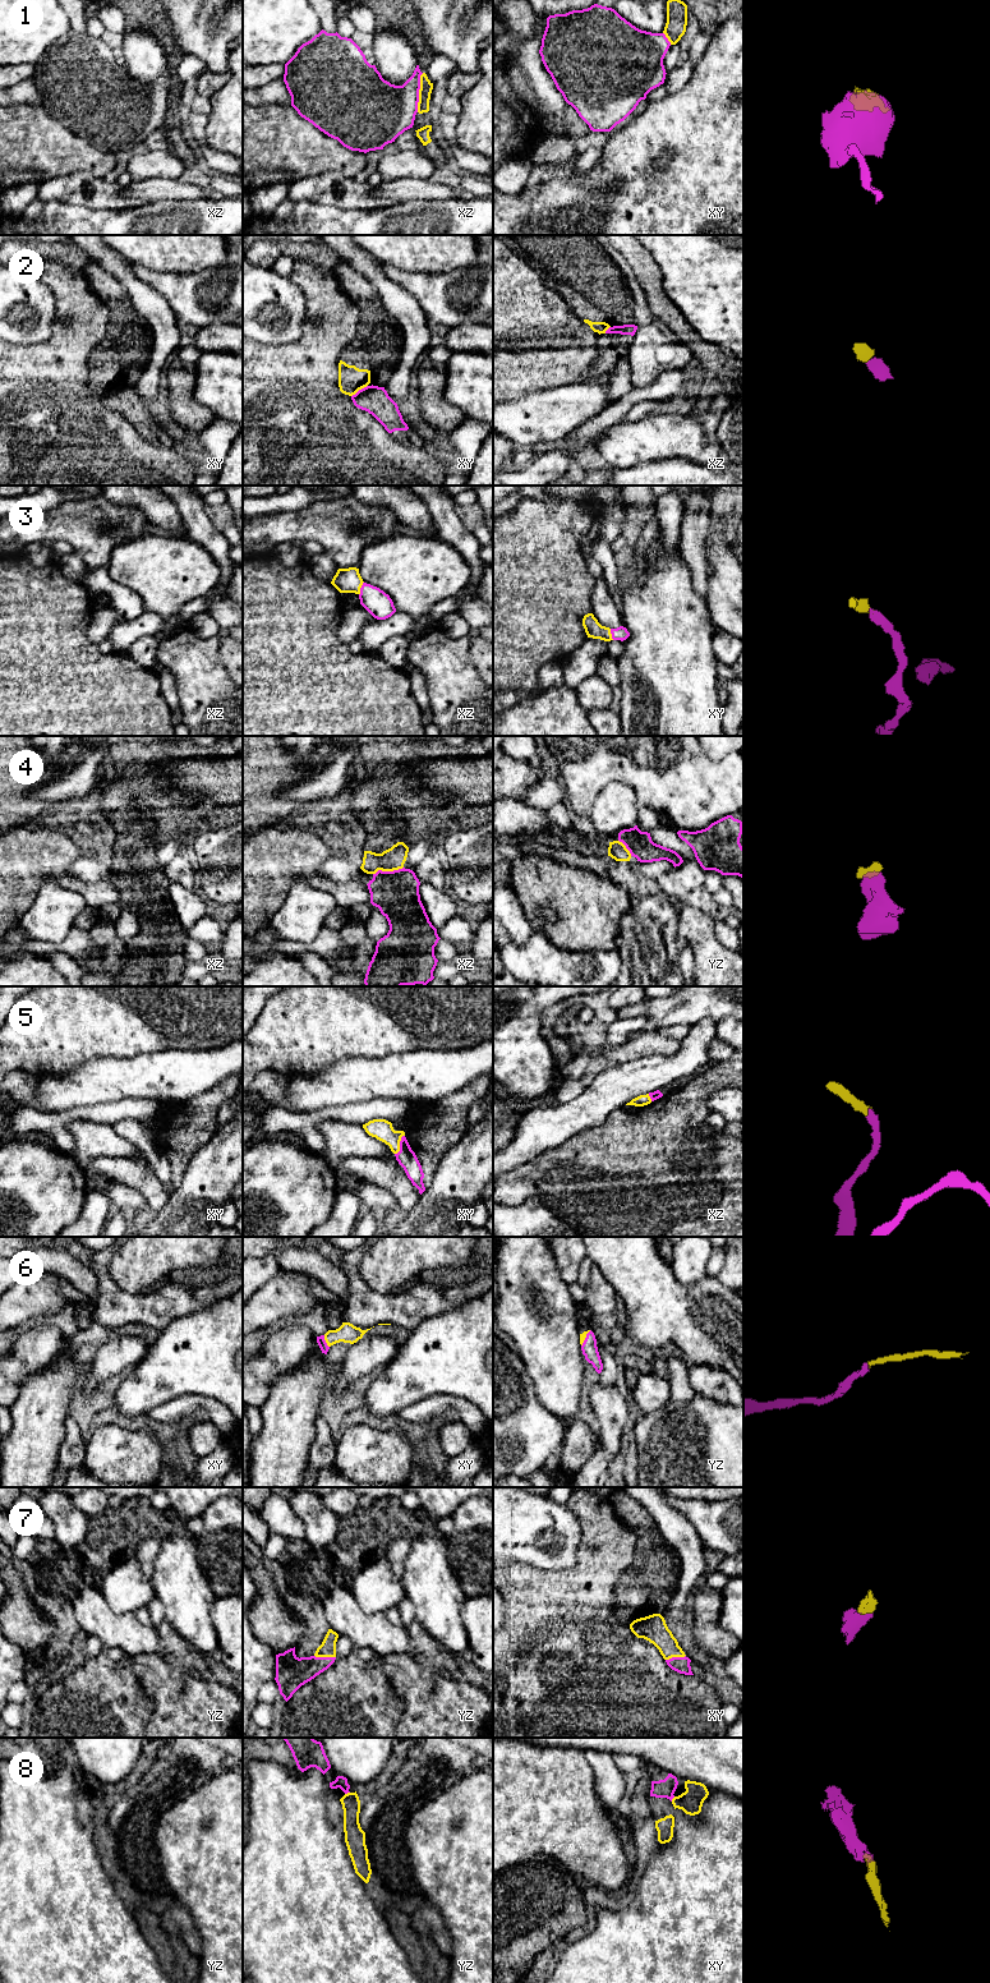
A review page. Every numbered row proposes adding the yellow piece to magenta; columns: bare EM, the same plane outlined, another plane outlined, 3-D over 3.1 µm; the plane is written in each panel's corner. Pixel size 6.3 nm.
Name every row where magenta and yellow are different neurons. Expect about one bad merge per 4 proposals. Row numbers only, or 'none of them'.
1, 2

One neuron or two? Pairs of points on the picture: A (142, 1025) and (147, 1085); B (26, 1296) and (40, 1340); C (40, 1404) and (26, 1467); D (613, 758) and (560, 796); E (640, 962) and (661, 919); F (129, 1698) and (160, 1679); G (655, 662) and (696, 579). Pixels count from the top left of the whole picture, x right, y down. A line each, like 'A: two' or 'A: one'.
A: two
B: two
C: one
D: two
E: one
F: two
G: two

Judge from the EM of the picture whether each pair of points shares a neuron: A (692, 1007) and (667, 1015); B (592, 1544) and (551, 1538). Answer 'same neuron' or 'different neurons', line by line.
A: same neuron
B: different neurons

